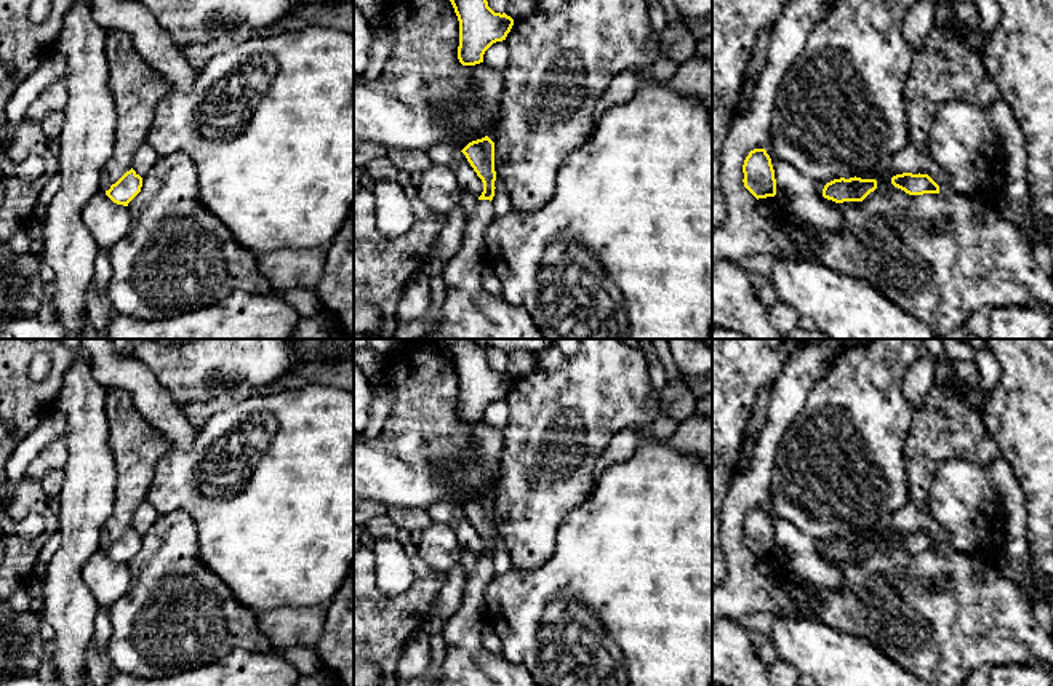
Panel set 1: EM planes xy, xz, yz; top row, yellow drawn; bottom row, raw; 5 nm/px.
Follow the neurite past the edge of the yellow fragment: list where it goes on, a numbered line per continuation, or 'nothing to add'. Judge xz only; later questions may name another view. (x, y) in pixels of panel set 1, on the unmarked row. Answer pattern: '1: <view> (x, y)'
1: xz (466, 662)

